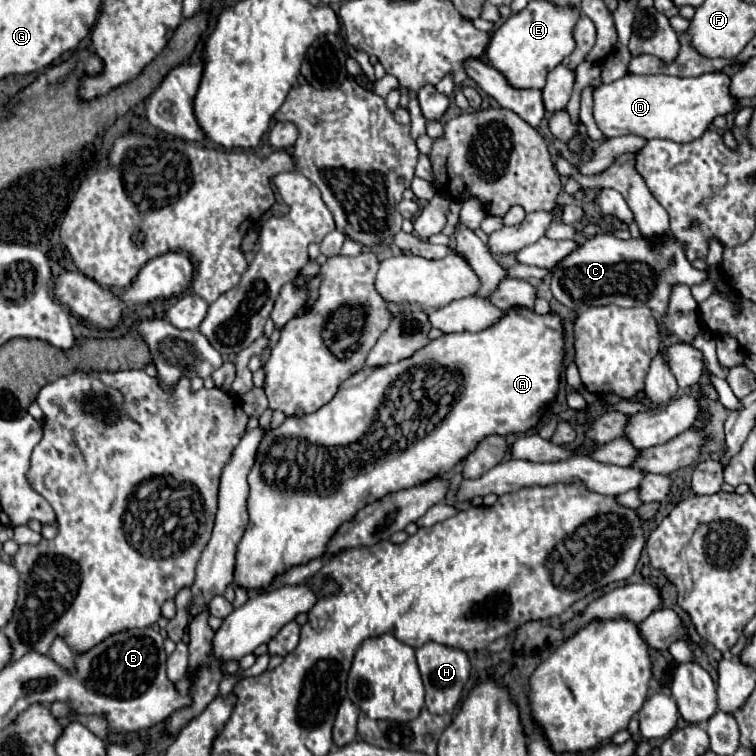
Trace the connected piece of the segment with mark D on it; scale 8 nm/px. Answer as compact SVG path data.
M725 72L701 74L697 78L627 74L593 90L593 116L607 138L637 134L645 140L667 138L673 142L691 142L697 140L717 116L727 116L739 108L739 100L731 96L729 88L731 78Z

